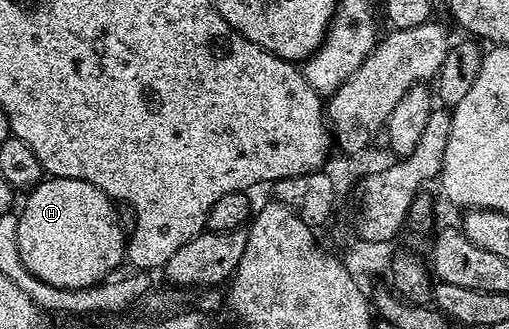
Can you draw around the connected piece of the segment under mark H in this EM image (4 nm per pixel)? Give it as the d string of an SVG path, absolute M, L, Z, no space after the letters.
M50 177L25 197L22 213L17 214L18 250L24 267L36 279L65 289L92 287L101 285L118 264L123 264L128 237L117 221L115 202L92 187L92 183Z

